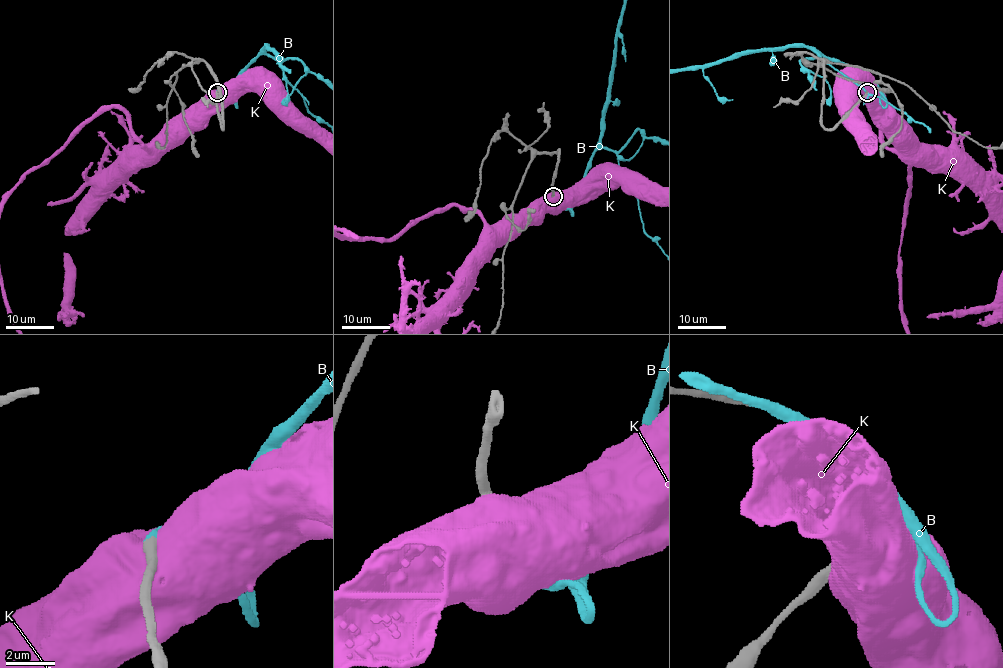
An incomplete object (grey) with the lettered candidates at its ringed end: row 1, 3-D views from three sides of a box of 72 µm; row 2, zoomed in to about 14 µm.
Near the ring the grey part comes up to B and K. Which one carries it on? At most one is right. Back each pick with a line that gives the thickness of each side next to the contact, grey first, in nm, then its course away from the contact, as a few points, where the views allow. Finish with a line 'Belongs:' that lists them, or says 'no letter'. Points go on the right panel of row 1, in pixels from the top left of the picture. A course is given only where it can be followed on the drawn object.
B: Thickness 320 nm (grey) against 240 nm
Belongs: B

